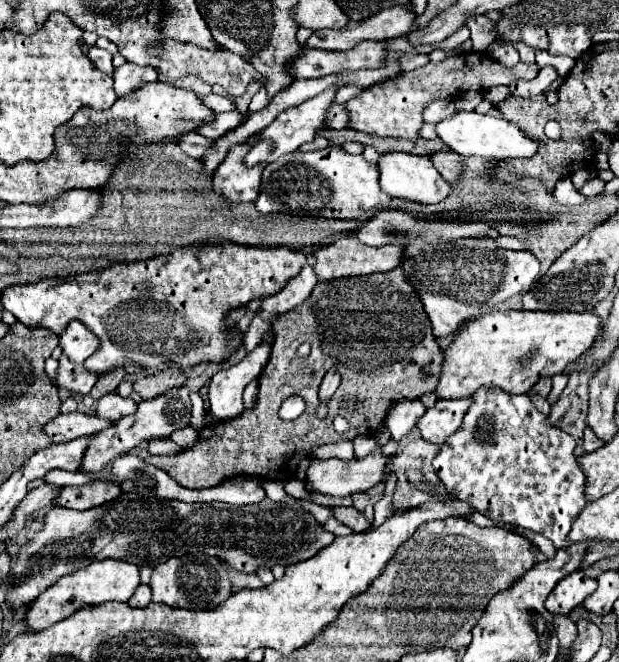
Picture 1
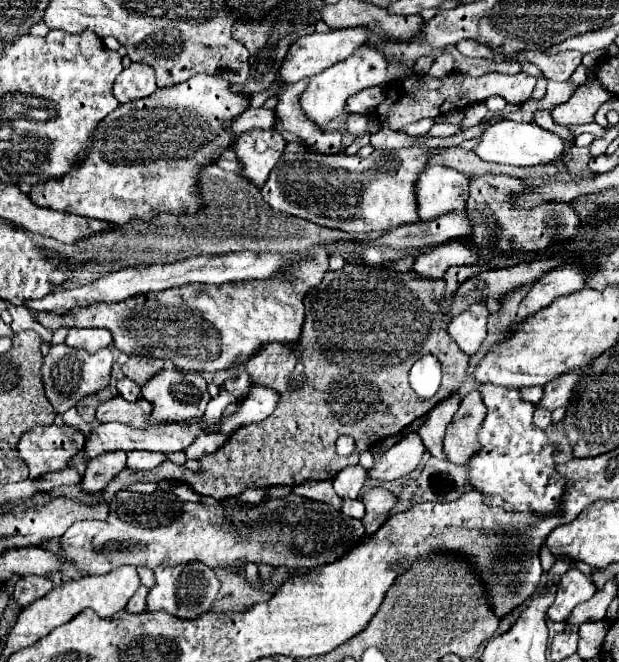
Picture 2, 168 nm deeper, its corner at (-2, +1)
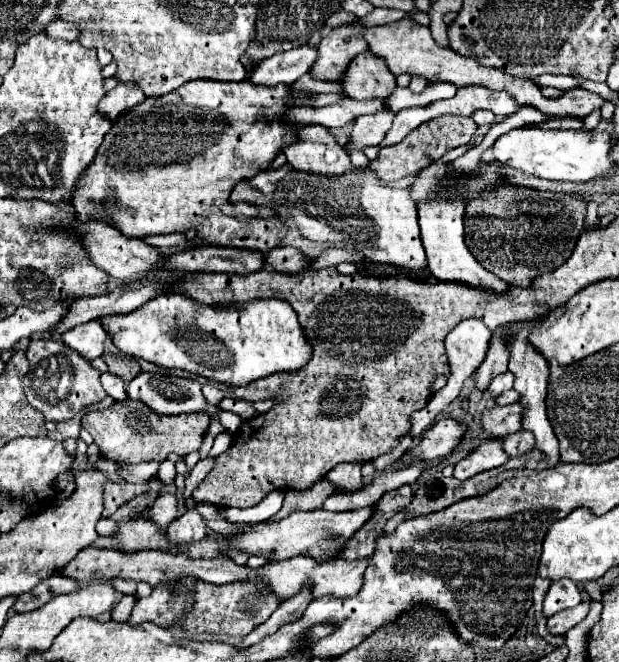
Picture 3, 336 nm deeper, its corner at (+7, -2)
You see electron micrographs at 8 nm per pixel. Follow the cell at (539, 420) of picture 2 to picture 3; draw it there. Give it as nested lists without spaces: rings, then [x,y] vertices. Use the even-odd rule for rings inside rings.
[[[520,429],[516,433],[510,433],[508,437],[504,437],[504,449],[508,451],[508,455],[522,455],[526,451],[530,451],[536,445],[536,439],[530,431]]]

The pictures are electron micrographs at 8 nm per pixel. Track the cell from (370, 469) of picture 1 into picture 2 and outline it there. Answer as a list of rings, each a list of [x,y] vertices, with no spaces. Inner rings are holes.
[[[407,434],[387,452],[375,456],[375,468],[369,470],[369,478],[375,480],[399,480],[409,476],[419,464],[425,452],[423,438],[419,434]]]

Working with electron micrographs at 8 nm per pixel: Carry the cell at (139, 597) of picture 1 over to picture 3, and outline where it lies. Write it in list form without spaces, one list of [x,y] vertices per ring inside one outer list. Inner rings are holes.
[[[124,595],[122,601],[112,611],[112,621],[128,621],[134,603],[136,603],[136,597],[134,595]]]

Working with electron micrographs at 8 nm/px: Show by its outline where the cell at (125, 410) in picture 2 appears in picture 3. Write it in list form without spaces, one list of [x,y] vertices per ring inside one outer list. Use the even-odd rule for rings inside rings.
[[[126,399],[122,403],[114,403],[106,409],[92,411],[82,417],[82,427],[94,437],[94,443],[100,447],[108,459],[124,461],[124,463],[140,463],[140,461],[164,461],[170,453],[188,455],[198,449],[202,437],[208,429],[208,415],[190,413],[190,415],[156,415],[150,407],[140,401]]]

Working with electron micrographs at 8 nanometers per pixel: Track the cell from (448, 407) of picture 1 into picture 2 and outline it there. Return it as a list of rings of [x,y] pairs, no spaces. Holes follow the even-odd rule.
[[[479,392],[467,394],[461,400],[459,410],[445,434],[443,452],[447,460],[459,466],[467,466],[467,460],[471,460],[475,452],[479,452],[477,434],[483,424],[483,416],[487,416],[487,408],[481,400],[481,394]]]

